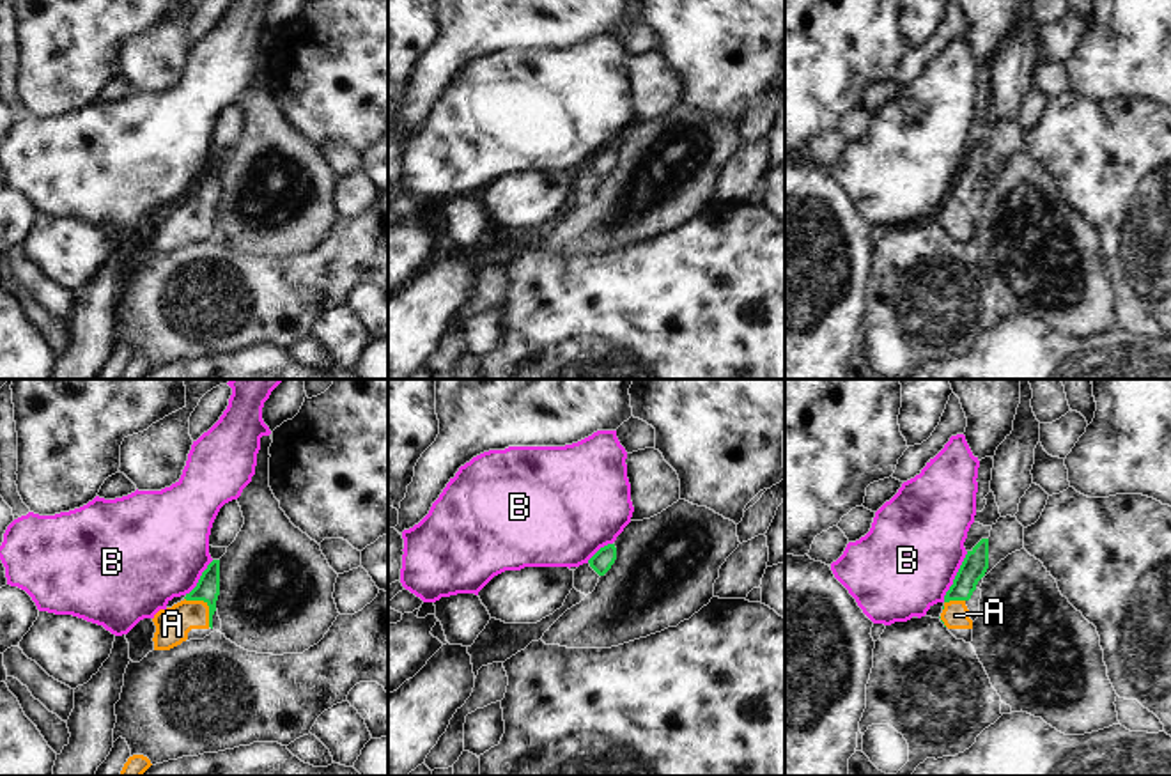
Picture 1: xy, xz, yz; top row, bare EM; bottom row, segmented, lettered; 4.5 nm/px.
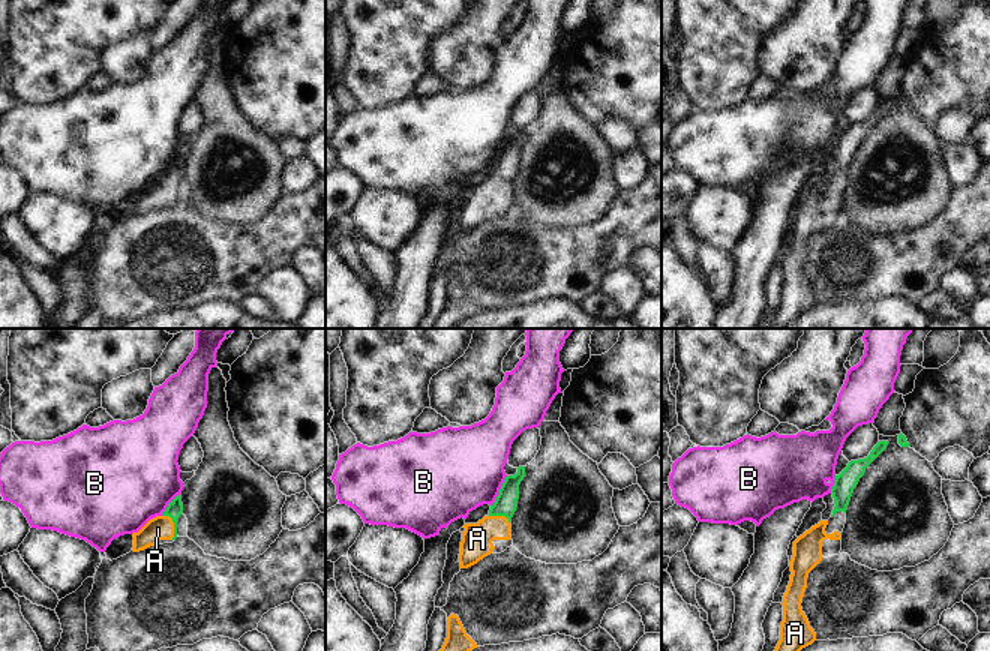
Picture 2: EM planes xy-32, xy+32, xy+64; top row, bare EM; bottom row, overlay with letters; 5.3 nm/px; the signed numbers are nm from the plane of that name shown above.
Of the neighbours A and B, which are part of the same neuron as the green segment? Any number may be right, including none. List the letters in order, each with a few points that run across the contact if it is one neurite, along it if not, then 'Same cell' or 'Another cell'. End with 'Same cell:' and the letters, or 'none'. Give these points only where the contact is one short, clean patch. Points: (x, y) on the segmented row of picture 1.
A: Line: xy (208, 589), (208, 605), (172, 624). Same cell
B: Line: yz (968, 551), (943, 601). Another cell
Same cell: A.

